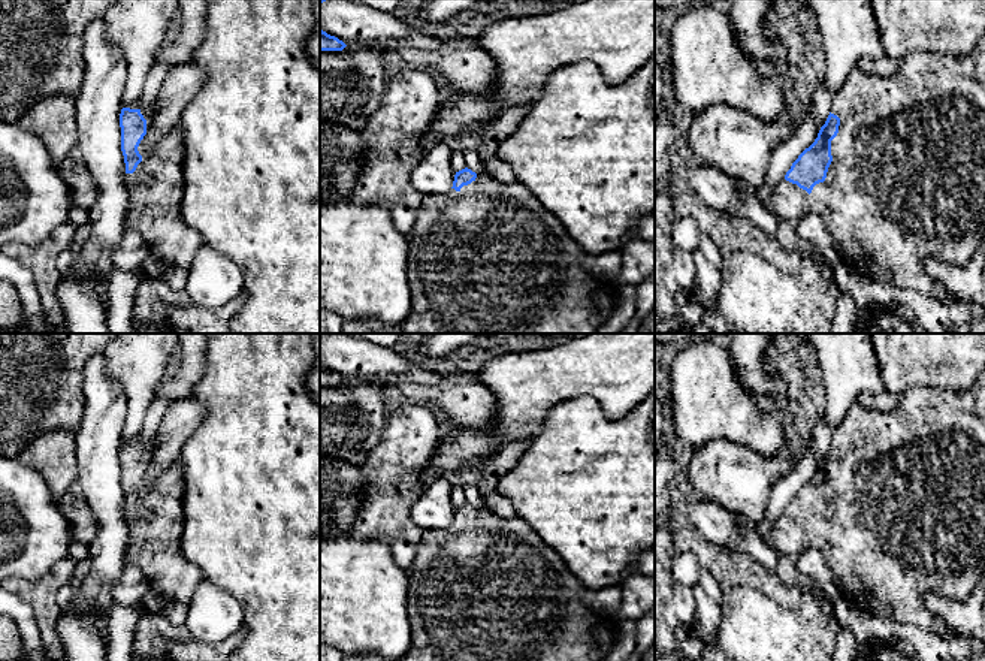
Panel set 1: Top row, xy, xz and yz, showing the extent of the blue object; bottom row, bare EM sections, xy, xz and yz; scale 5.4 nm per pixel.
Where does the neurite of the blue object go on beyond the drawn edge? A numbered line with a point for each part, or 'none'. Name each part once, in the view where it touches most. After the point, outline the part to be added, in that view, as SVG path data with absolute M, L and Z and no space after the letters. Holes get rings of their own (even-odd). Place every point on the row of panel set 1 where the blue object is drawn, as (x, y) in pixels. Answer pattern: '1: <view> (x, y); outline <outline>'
1: yz (906, 183); outline M985 34L970 54L954 60L915 51L889 78L853 69L833 96L831 114L840 118L840 126L831 141L833 162L825 181L809 194L785 179L773 193L770 208L779 220L794 224L804 214L819 215L840 245L843 262L868 280L954 302L951 293L925 272L924 260L936 257L966 266L985 236Z

